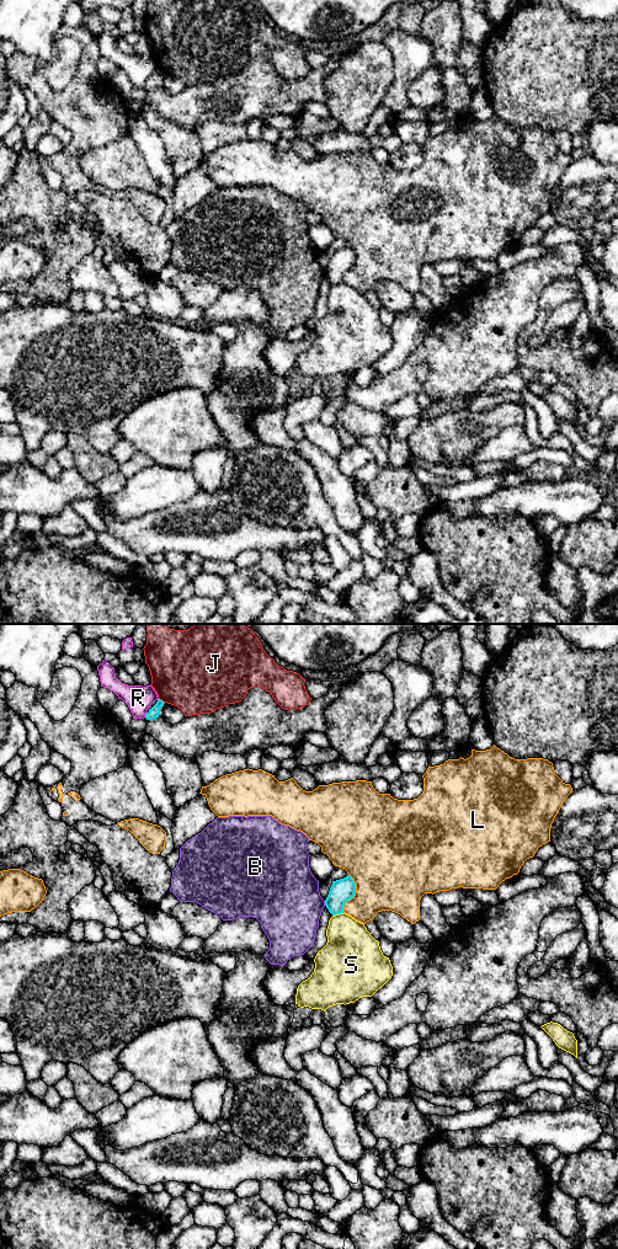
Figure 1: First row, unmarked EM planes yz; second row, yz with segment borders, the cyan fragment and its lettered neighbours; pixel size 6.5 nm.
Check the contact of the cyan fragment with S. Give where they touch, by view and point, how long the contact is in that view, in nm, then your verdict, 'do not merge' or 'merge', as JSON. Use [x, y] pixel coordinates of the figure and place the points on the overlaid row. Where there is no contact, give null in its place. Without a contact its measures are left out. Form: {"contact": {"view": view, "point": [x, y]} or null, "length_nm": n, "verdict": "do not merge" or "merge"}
{"contact": {"view": "yz", "point": [337, 913]}, "length_nm": 80, "verdict": "do not merge"}

